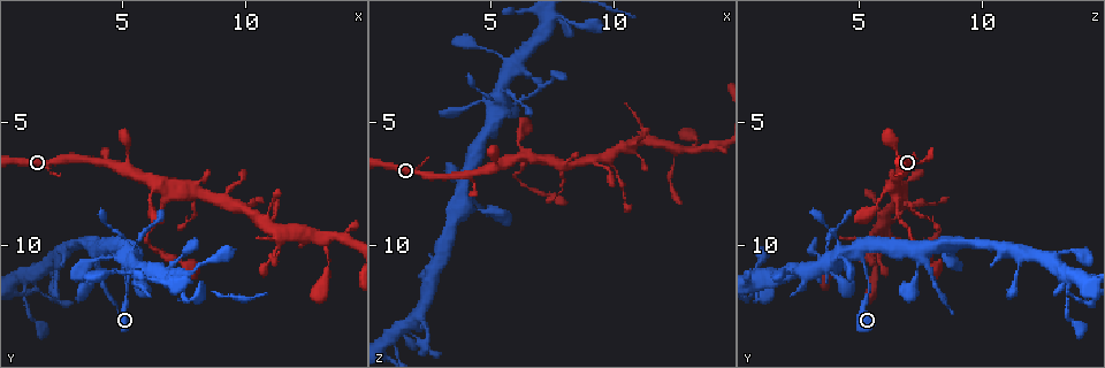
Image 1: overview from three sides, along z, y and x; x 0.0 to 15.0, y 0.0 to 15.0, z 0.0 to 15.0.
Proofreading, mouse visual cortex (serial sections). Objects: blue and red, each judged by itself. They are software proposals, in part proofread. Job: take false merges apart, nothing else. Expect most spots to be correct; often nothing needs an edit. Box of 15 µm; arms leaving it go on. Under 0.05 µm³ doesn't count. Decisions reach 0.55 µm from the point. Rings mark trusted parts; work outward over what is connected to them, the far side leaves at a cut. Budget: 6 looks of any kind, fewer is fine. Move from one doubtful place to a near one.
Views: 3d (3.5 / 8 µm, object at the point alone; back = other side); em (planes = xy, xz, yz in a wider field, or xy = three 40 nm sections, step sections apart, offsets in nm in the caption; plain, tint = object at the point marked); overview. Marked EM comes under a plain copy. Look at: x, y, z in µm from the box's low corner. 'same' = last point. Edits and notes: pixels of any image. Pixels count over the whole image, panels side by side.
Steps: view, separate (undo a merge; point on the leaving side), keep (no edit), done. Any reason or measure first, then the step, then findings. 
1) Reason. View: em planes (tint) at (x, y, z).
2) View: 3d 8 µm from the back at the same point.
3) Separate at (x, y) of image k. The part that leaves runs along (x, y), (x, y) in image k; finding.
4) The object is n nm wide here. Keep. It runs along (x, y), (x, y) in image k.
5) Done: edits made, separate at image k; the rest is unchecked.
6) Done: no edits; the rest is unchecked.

Four or more arms meet. View: 3d 3.5 µm from the back at (12.9, 9.7, 6.0).

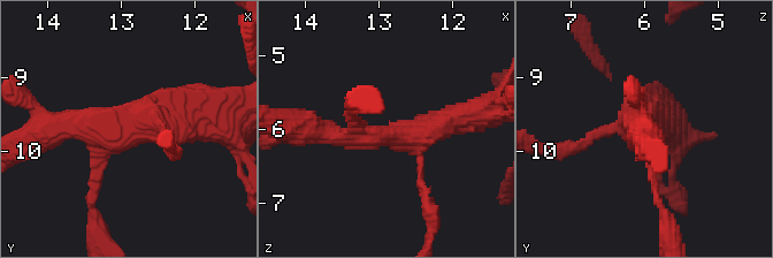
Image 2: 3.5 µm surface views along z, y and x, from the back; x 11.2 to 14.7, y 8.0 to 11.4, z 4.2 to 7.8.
4 arms meet here; the arms are 100, 150, 300, 350 nm wide. View: em xy step 3 (tint) at (13.00, 9.75, 6.10).

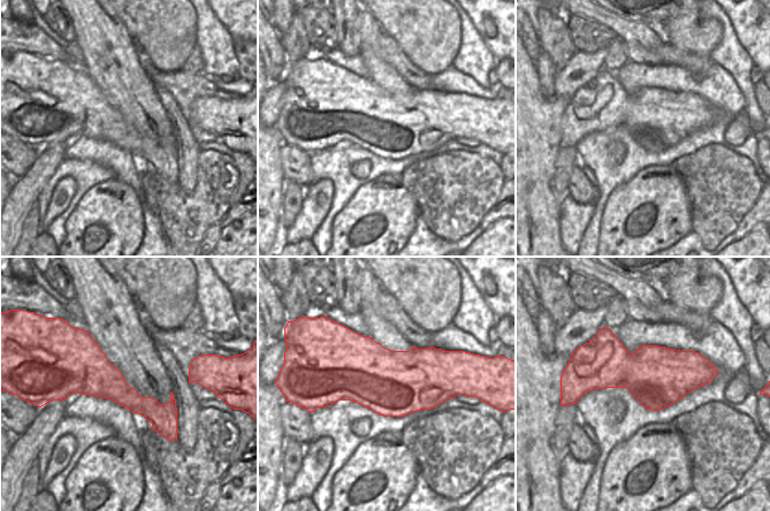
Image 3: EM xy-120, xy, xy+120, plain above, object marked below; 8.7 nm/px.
Keep. It runs along (70, 379), (103, 379), (174, 422) in image 3; continuous, no second cell.

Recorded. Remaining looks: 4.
Sudden change in width. View: 3d 3.5 µm at (11.2, 10.3, 5.7).

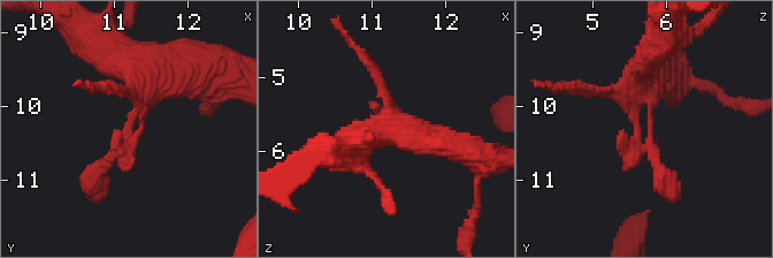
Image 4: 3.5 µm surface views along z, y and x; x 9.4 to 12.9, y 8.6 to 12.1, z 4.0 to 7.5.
View: em xy step 5 (tint) at (11.30, 10.40, 5.65).

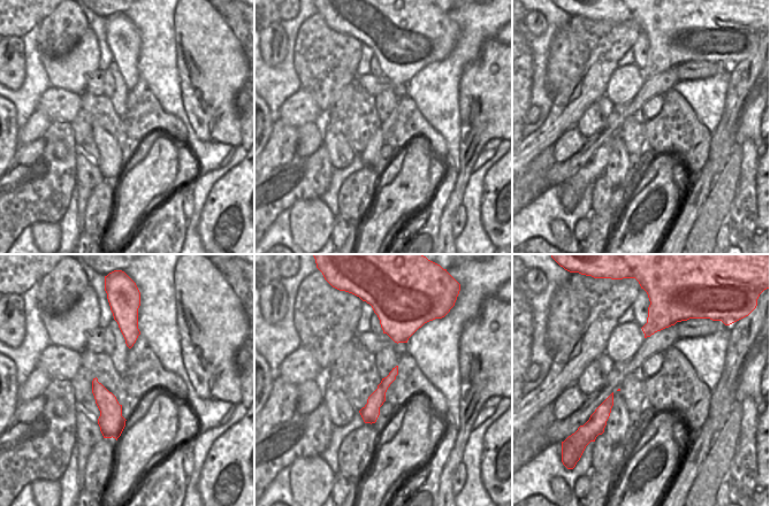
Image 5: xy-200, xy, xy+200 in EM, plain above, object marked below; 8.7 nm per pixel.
Keep. It runs along (146, 65), (143, 128), (93, 177) in image 4; one cell here.

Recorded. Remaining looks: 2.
Abrupt turn. View: 3d 3.5 µm at (6.0, 11.2, 4.3).

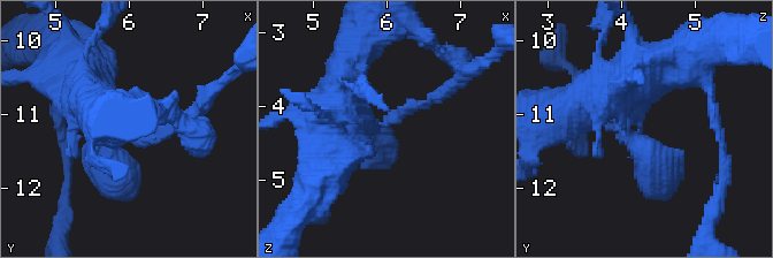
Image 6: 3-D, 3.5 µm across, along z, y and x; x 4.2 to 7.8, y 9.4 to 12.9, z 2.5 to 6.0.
The arms are 150, 600 nm wide. View: em xy step 5 (tint) at (5.90, 11.20, 4.25).

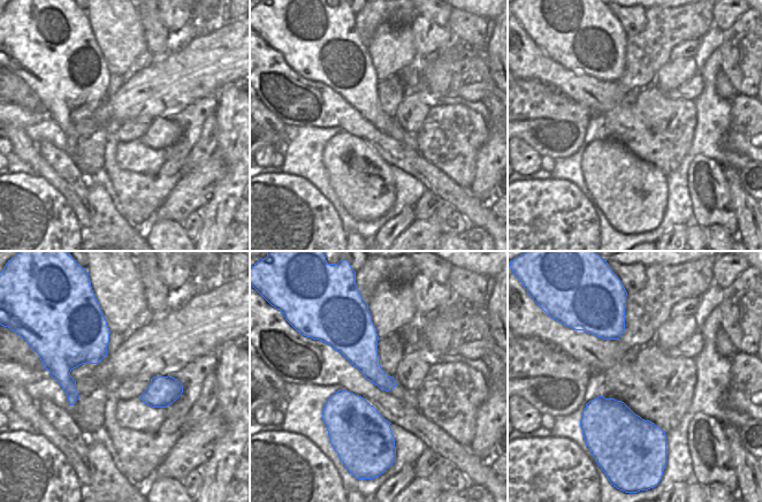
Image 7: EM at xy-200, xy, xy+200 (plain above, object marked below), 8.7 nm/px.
Keep. It runs along (77, 73), (134, 139), (183, 122) in image 6; continuous, no second cell.

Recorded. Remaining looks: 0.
Done: no edits; the rest is unchecked.

